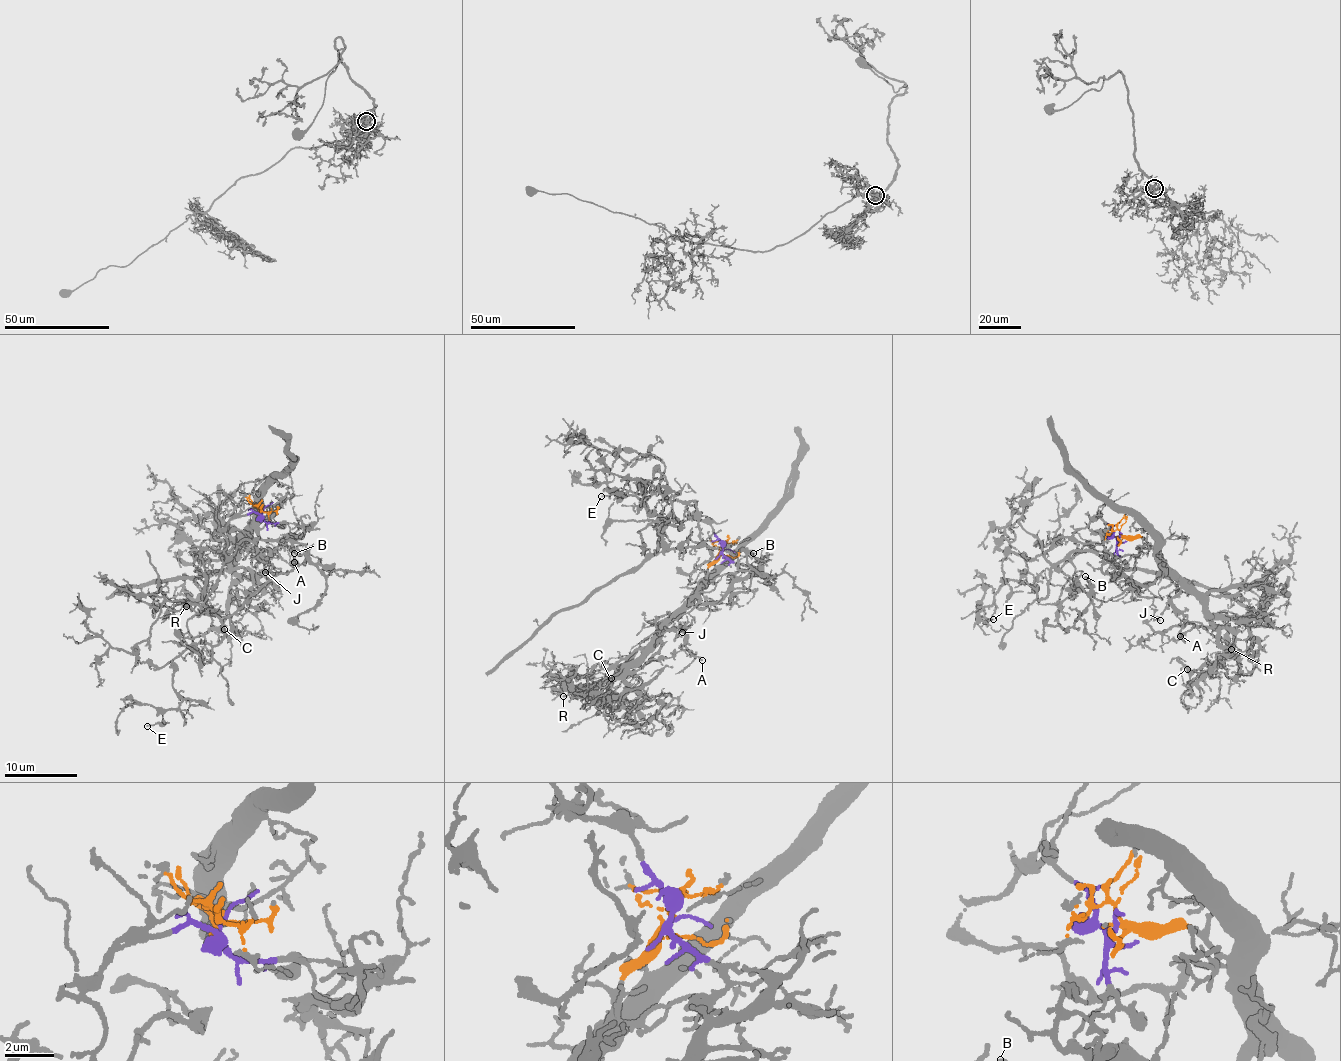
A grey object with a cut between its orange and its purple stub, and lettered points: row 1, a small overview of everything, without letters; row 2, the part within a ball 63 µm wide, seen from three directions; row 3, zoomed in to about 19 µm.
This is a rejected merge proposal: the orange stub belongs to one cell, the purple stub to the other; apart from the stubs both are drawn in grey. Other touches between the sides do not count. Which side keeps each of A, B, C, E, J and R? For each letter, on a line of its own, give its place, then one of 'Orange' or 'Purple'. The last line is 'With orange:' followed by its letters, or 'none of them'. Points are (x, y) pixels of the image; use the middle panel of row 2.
A: Place: (702, 660). Orange
B: Place: (753, 553). Purple
C: Place: (611, 678). Orange
E: Place: (601, 496). Purple
J: Place: (682, 632). Orange
R: Place: (563, 696). Orange
With orange: A, C, J, R

